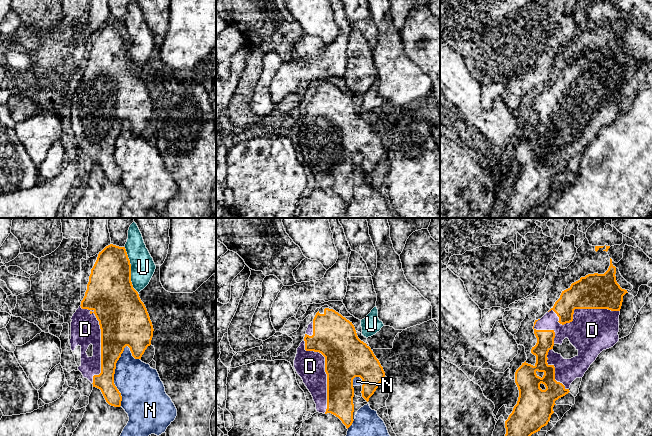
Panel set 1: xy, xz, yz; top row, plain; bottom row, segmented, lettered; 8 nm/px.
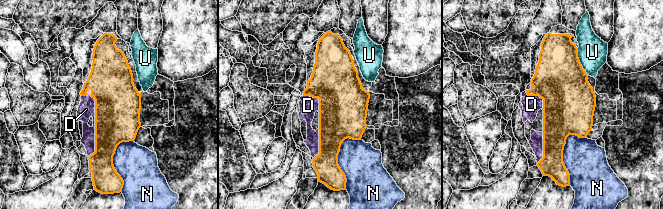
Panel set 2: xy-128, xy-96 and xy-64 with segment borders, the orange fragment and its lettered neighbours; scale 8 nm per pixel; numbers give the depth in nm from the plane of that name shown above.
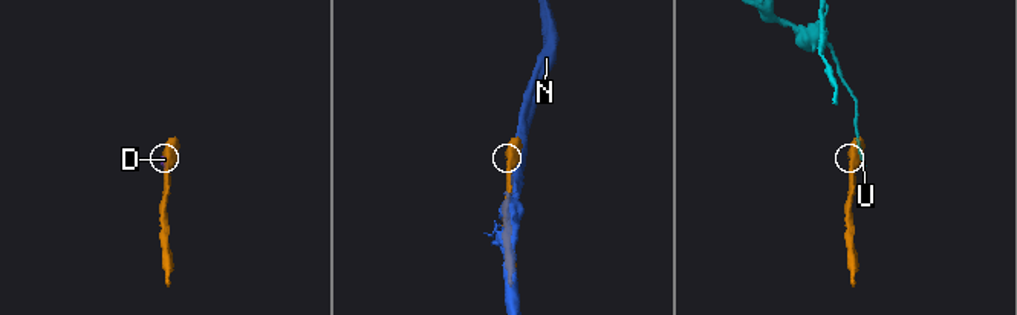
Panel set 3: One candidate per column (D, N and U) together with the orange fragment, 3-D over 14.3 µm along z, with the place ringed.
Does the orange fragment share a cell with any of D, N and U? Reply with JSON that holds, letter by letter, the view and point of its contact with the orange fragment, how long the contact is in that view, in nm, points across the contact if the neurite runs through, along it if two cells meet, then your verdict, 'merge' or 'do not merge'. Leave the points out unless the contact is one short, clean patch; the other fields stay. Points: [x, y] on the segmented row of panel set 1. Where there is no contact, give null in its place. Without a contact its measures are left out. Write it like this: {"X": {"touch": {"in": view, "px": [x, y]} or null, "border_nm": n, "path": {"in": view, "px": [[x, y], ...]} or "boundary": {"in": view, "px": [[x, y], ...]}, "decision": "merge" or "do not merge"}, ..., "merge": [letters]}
{"D": {"touch": {"in": "xy", "px": [101, 343]}, "border_nm": 650, "decision": "merge"}, "N": {"touch": {"in": "xy", "px": [113, 375]}, "border_nm": 500, "decision": "do not merge"}, "U": {"touch": {"in": "xy", "px": [130, 271]}, "border_nm": 400, "decision": "do not merge"}, "merge": ["D"]}

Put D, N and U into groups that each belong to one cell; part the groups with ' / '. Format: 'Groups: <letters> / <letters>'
Groups: D / N / U

